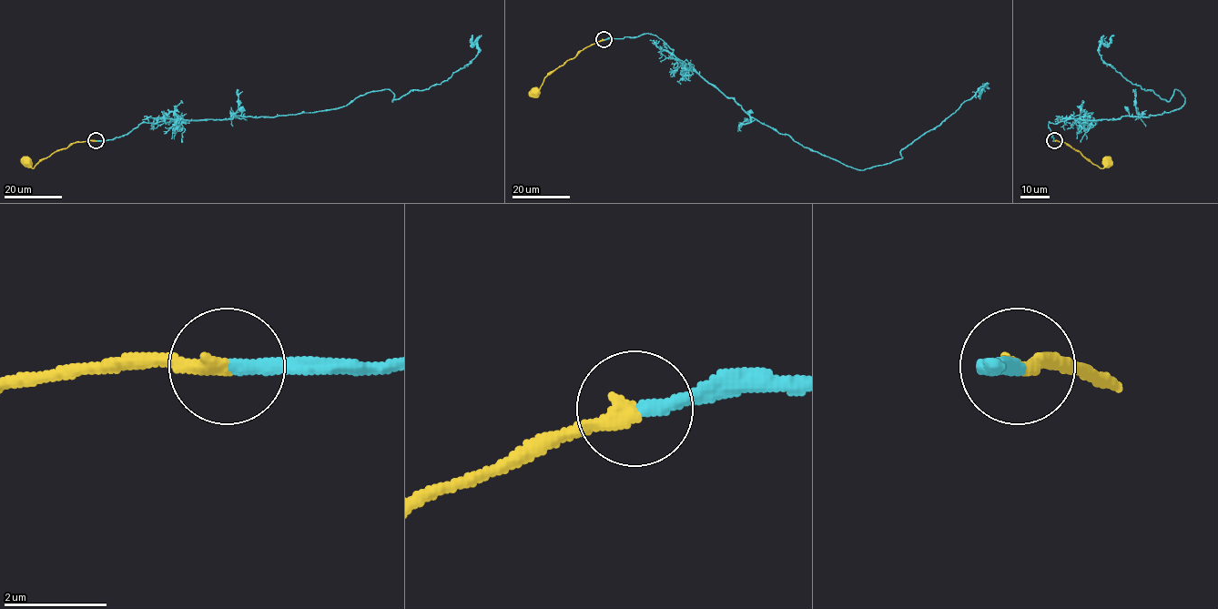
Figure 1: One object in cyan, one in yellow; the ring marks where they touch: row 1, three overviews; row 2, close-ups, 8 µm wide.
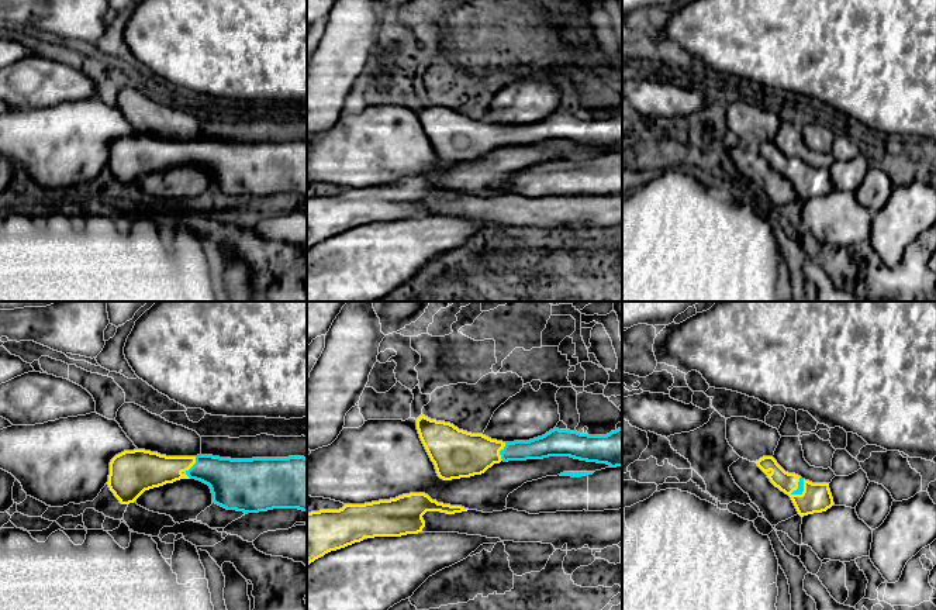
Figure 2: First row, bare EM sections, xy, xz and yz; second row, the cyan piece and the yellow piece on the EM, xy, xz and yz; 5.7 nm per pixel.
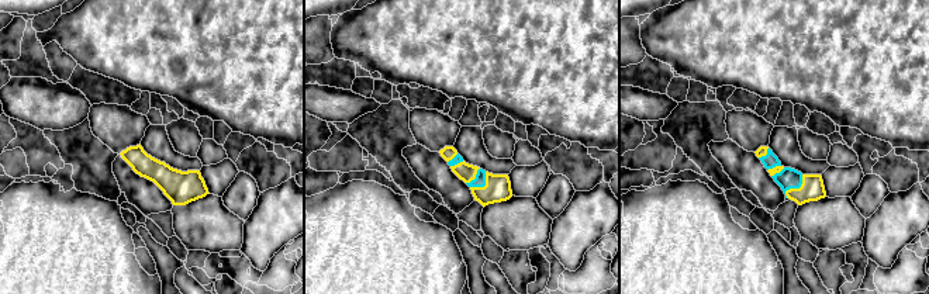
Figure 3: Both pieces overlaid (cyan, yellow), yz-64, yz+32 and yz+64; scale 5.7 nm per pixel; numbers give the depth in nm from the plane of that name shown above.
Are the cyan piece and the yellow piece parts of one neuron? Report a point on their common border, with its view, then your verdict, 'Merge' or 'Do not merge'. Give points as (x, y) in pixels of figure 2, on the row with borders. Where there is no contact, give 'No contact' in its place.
Touches cyan at xy (190, 468). Merge

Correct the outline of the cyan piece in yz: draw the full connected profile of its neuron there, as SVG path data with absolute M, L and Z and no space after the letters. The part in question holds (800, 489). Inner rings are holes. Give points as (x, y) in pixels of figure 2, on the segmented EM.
M763 456L756 463L776 487L791 497L801 517L826 511L835 504L829 483L812 483L788 473L773 456Z

